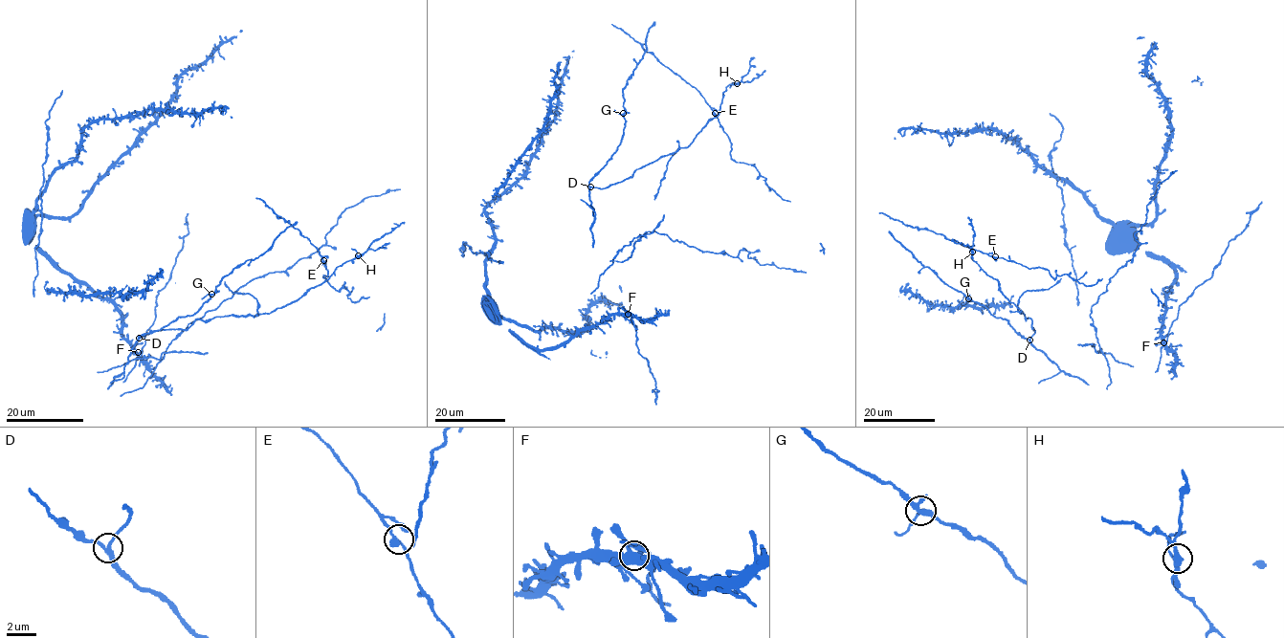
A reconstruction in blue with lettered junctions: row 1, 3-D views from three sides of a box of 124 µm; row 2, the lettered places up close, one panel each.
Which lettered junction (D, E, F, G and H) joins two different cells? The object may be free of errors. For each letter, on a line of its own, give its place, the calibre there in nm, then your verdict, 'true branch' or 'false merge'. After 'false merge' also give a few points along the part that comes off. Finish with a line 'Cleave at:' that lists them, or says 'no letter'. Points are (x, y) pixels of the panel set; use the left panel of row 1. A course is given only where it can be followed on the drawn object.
D: at (139, 338); 240 nm thick; true branch
E: at (323, 260); 240 nm thick; true branch
F: at (138, 352); 460 nm thick; true branch
G: at (211, 294); 280 nm thick; true branch
H: at (358, 255); 360 nm thick; false merge; foreign part runs (358, 255), (405, 222)
Cleave at: H

